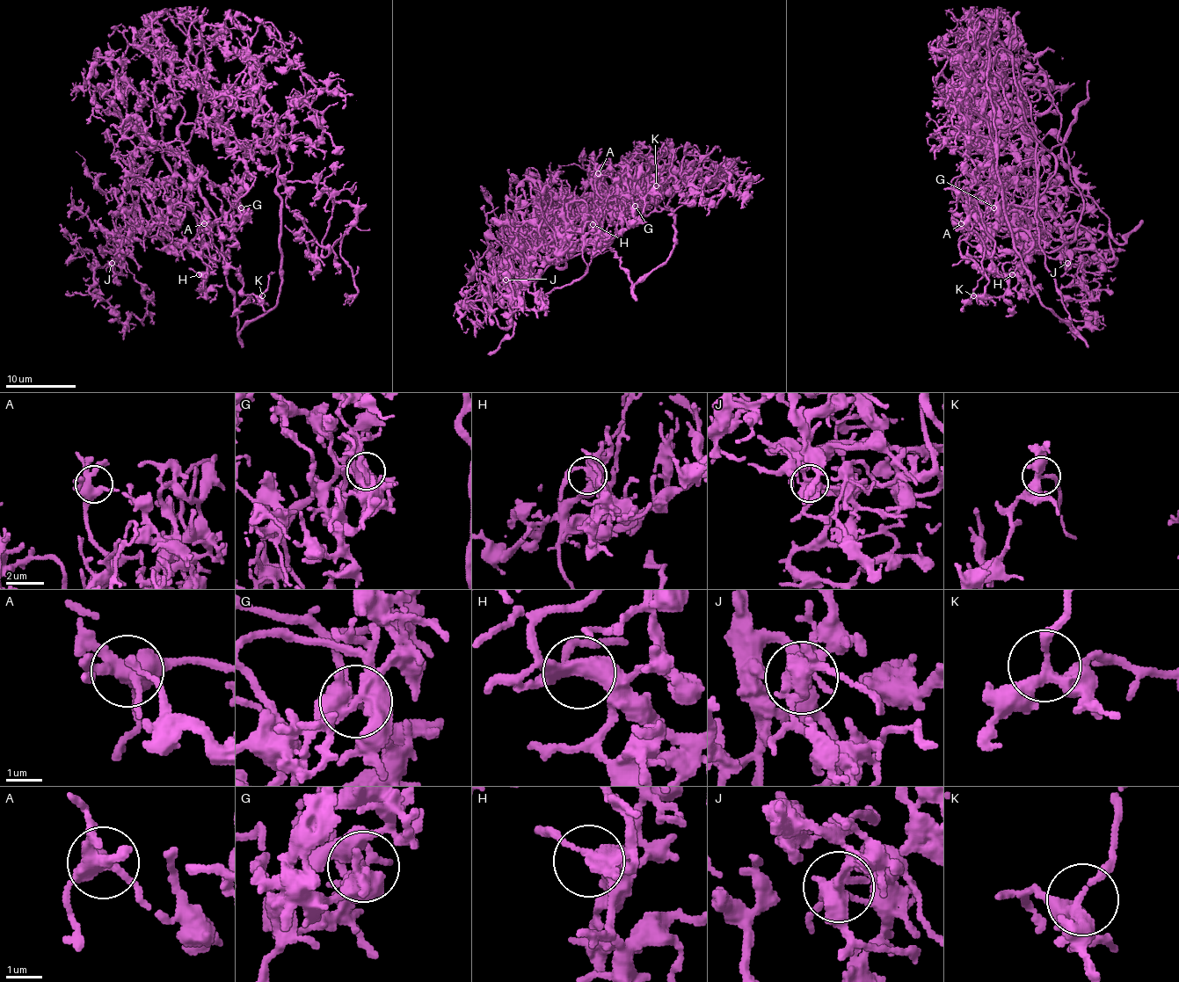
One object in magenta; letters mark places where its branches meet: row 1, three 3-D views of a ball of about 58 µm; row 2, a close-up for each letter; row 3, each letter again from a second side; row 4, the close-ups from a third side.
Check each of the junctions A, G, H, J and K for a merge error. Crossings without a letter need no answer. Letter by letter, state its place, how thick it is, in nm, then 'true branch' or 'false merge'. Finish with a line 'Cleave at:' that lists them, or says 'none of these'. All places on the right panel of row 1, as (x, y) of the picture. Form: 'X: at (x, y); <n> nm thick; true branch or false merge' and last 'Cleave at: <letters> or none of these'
A: at (961, 223); 460 nm thick; true branch
G: at (993, 207); 440 nm thick; false merge
H: at (1012, 274); 360 nm thick; true branch
J: at (1067, 263); 440 nm thick; true branch
K: at (973, 295); 280 nm thick; true branch
Cleave at: G

